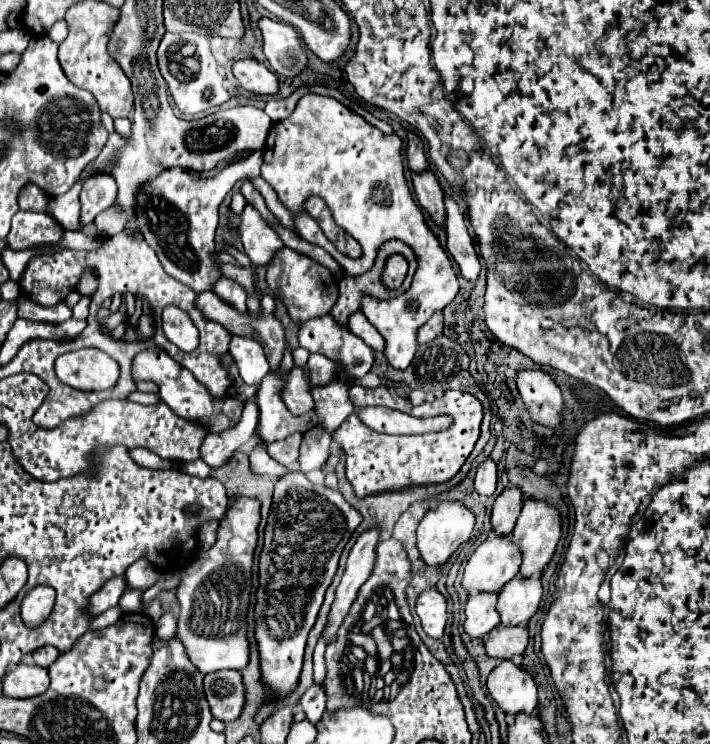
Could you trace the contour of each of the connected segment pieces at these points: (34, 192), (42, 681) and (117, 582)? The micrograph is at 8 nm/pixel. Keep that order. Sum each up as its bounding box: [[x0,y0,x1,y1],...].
[[18,184,48,212],[2,662,48,698],[102,576,128,606]]

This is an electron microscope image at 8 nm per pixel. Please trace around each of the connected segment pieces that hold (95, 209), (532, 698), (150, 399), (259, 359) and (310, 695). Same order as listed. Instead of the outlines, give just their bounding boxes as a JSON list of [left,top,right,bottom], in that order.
[[80,174,116,236],[488,660,538,714],[128,391,160,405],[230,336,268,384],[300,684,326,724]]

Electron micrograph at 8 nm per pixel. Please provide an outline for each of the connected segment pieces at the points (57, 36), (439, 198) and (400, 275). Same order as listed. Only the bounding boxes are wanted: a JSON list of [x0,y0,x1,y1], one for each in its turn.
[[48,20,68,42],[412,172,446,226],[382,256,408,288]]

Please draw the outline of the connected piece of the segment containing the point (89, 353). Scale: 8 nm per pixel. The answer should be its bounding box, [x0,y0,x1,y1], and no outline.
[56,348,120,392]

